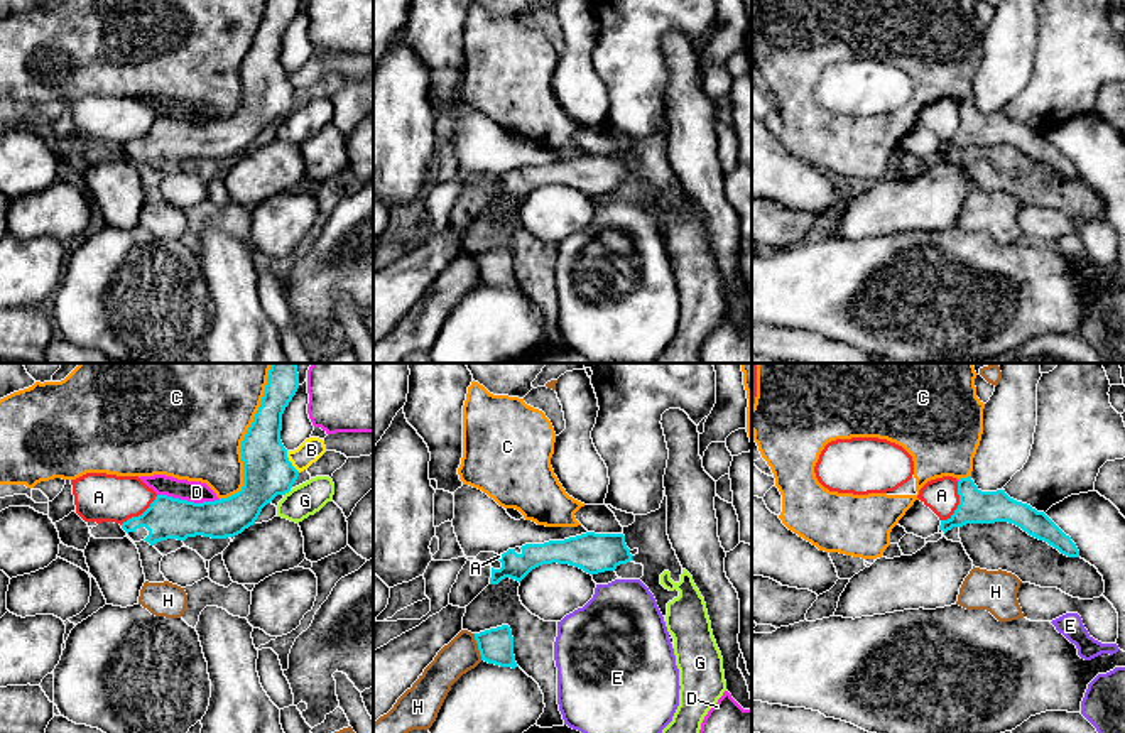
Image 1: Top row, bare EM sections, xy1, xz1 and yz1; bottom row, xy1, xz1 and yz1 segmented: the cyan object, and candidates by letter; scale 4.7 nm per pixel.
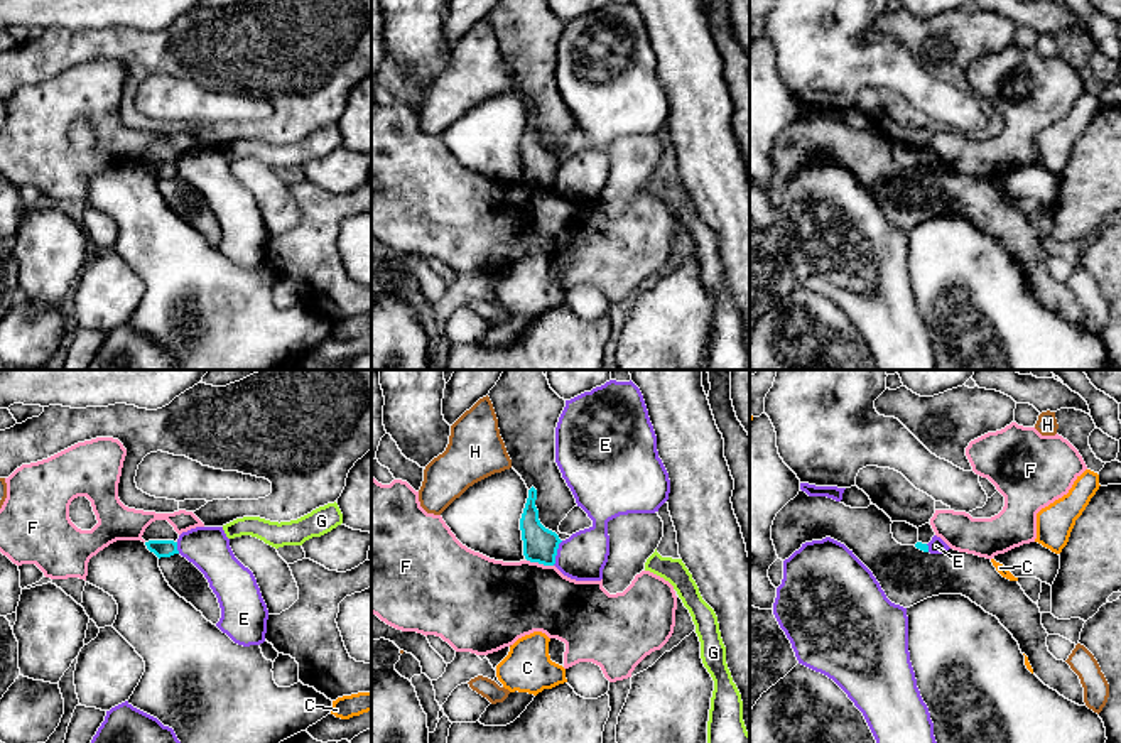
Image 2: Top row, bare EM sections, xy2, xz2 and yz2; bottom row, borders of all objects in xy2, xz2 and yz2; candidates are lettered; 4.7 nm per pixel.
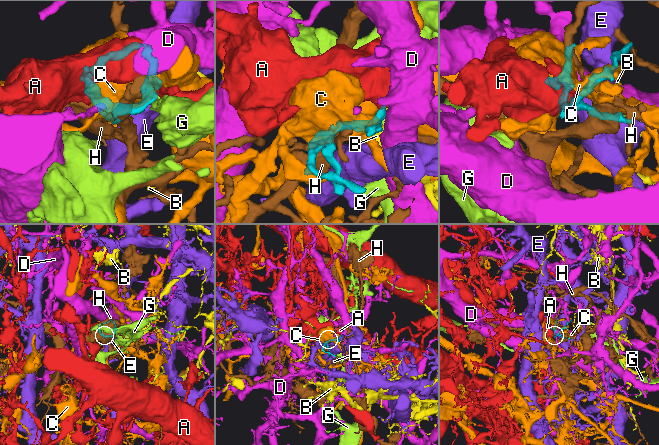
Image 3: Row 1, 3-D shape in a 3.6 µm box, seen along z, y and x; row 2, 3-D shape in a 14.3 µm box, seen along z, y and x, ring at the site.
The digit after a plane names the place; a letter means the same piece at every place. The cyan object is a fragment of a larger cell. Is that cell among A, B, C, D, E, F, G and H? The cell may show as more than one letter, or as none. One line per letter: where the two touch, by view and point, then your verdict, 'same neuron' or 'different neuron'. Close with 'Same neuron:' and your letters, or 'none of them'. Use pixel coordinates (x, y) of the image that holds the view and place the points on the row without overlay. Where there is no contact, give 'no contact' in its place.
A: meets cyan in yz1 at (960, 125); different neuron
B: meets cyan in xy1 at (289, 83); different neuron
C: meets cyan in xy1 at (242, 66); different neuron
D: meets cyan in xy1 at (186, 122); different neuron
E: meets cyan in xz2 at (556, 174); different neuron
F: meets cyan in xz2 at (541, 184); different neuron
G: meets cyan in xy1 at (288, 114); different neuron
H: meets cyan in xz1 at (478, 269); different neuron
Same neuron: none of them

